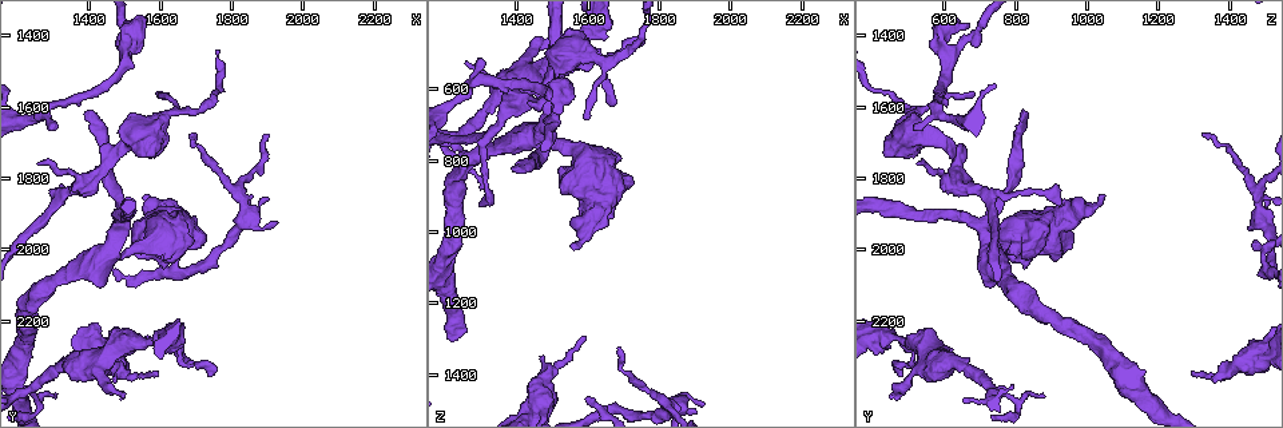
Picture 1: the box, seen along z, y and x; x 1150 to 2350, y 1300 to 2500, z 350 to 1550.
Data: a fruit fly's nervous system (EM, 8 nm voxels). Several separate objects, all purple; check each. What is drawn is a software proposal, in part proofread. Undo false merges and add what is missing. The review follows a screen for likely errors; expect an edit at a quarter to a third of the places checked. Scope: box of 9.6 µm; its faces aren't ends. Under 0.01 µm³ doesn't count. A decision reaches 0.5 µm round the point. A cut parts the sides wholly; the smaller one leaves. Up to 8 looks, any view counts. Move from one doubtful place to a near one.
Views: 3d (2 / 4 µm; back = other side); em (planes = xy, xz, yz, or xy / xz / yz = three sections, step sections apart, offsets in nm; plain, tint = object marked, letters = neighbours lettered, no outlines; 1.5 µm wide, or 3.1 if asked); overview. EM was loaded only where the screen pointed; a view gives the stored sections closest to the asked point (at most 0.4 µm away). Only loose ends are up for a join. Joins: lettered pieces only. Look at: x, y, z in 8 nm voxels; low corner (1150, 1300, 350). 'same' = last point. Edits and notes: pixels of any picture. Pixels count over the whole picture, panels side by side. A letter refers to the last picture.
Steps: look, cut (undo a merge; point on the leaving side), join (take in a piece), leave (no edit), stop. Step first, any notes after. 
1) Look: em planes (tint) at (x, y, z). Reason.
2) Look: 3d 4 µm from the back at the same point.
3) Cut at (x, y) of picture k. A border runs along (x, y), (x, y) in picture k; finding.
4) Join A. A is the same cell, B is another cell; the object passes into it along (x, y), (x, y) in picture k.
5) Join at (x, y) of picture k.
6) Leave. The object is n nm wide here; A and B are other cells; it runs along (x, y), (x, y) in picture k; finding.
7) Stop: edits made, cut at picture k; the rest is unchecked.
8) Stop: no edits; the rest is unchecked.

Look: 3d 4 µm at (1380, 1620, 820). Branch stops here.

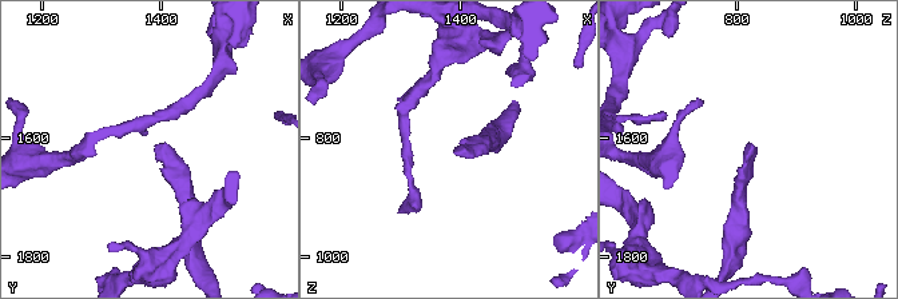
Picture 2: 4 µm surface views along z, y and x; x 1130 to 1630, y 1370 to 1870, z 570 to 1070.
Look: em planes (letters) at (1385, 1620, 825). Now the EM.

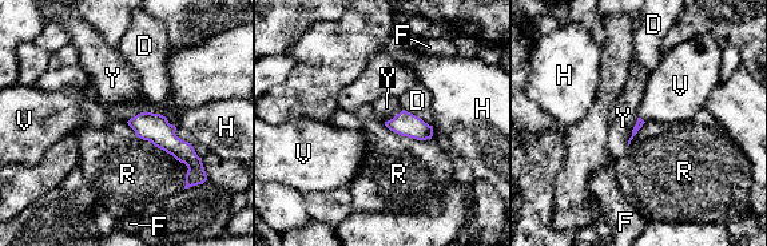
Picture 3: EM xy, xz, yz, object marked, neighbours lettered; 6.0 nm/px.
Join Y. Y is the same cell, D, F, H, R and V are other cells; it goes on there.

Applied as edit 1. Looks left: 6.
Look: 3d 2 µm at (1250, 1760, 520). Free end.

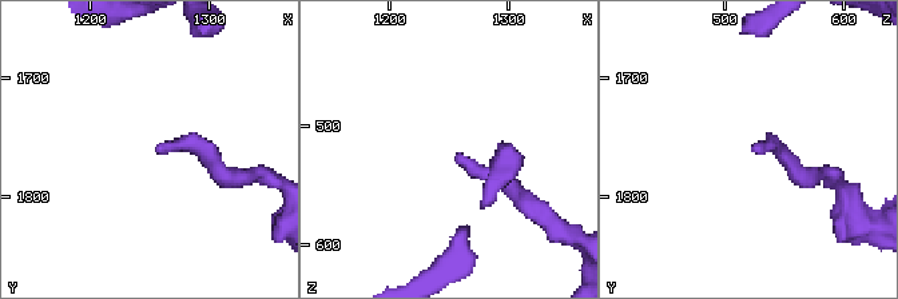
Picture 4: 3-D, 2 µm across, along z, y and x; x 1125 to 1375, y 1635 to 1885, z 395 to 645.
Look: em xy step 8 (tint) at (1256, 1760, 526). Now the EM.

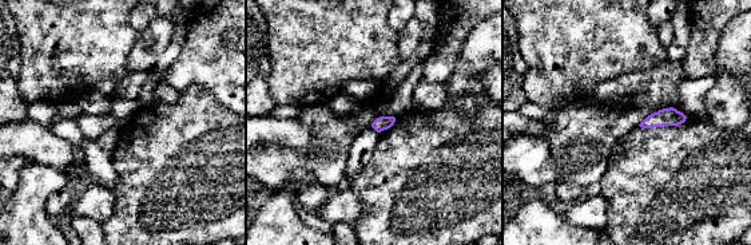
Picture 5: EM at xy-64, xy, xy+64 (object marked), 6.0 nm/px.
Look: em planes (letters) at the same point. Cut it another way.

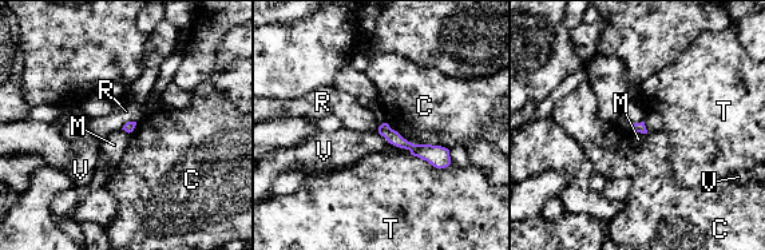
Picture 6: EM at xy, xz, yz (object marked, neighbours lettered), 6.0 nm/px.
Leave. The longest contact is with C, 400 nm; C, M, R, T and V are other cells; a border runs along (135, 120), (129, 120), (121, 129) in picture 6; none of them fits.

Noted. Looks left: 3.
Stop: edits made, join at picture 3; the rest is unchecked.

